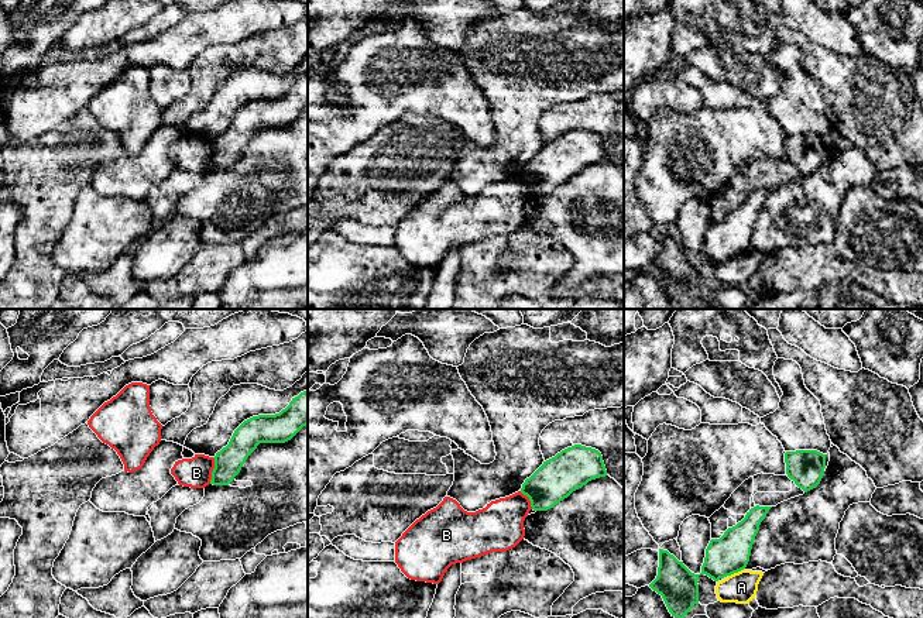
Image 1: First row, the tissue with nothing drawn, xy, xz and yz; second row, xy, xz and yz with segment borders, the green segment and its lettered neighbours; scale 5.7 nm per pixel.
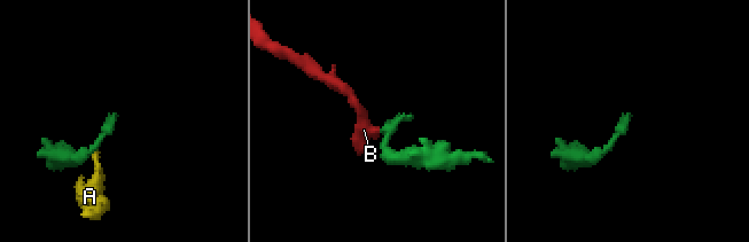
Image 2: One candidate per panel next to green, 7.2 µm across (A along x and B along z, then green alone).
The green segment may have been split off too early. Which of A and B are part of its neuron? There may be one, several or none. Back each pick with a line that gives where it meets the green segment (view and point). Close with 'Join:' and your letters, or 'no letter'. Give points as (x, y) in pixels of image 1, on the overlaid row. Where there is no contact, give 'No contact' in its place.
Join: no letter

